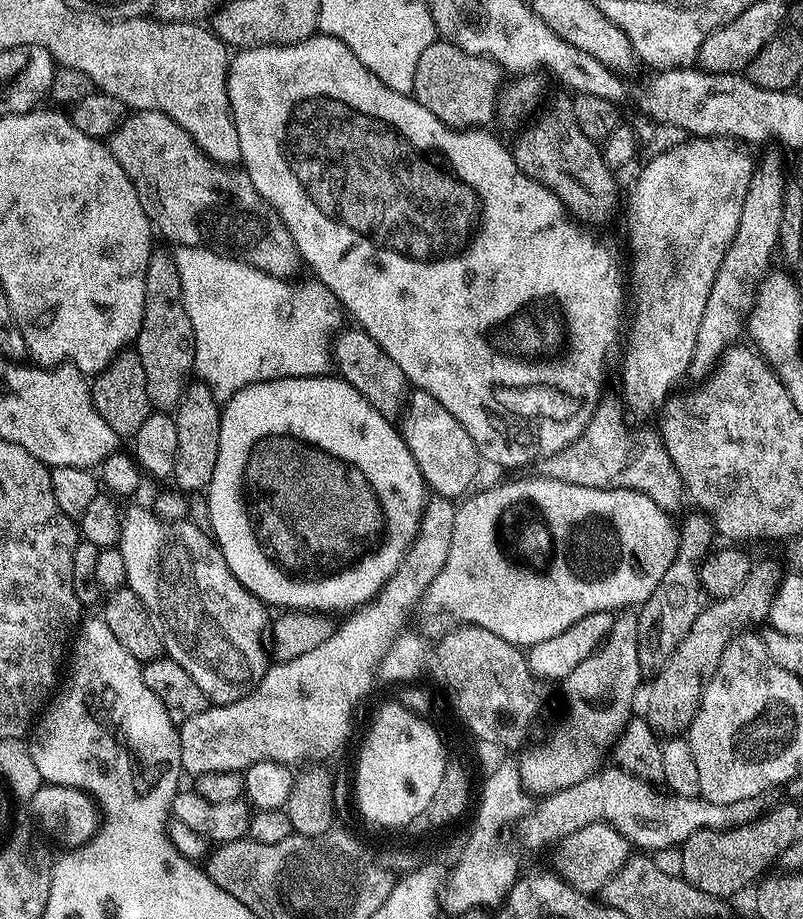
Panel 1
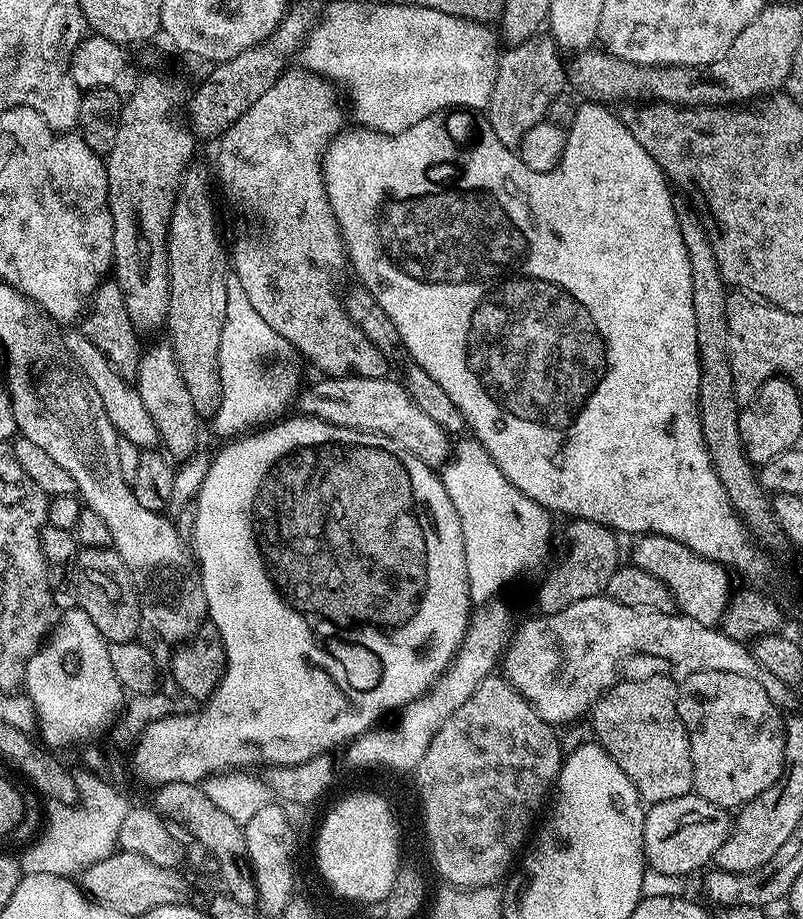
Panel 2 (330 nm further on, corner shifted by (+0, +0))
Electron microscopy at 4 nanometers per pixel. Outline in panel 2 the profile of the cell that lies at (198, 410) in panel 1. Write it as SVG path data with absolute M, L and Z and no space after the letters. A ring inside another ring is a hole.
M199 162L189 164L180 176L168 223L167 339L200 418L211 417L222 398L218 354L222 346L222 322L226 322L226 278L230 275L230 256L226 244L220 241L212 188L214 192L209 165L207 168Z

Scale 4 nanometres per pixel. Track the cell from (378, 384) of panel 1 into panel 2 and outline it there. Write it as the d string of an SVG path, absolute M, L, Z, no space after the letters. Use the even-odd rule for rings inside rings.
M299 66L289 67L278 78L278 82L274 82L274 86L270 86L270 90L266 90L266 94L262 94L262 98L258 98L258 102L254 102L254 106L250 106L250 110L246 110L246 114L242 114L242 118L238 118L233 122L223 136L219 137L216 148L216 168L214 164L214 176L218 181L218 188L224 191L224 196L230 203L236 207L236 212L241 216L241 220L236 224L236 241L230 244L230 268L238 278L238 282L242 282L242 290L246 290L246 298L250 298L254 310L258 310L259 316L263 318L269 325L270 330L274 330L278 334L282 334L282 338L286 338L286 342L290 342L290 346L297 352L301 352L314 367L328 378L338 376L361 376L362 378L385 378L389 375L390 365L388 359L382 354L382 350L378 350L378 346L374 346L374 342L370 342L370 338L366 336L360 325L352 321L348 313L345 301L336 297L336 284L332 281L332 276L328 273L328 268L324 264L319 264L316 260L341 260L346 256L344 247L344 237L340 234L340 223L336 221L334 210L328 201L326 194L326 186L324 185L324 160L328 153L328 148L333 144L334 138L341 135L344 127L344 108L340 105L340 96L336 93L337 85L329 80L326 76L320 76L317 72L311 72L307 67Z

